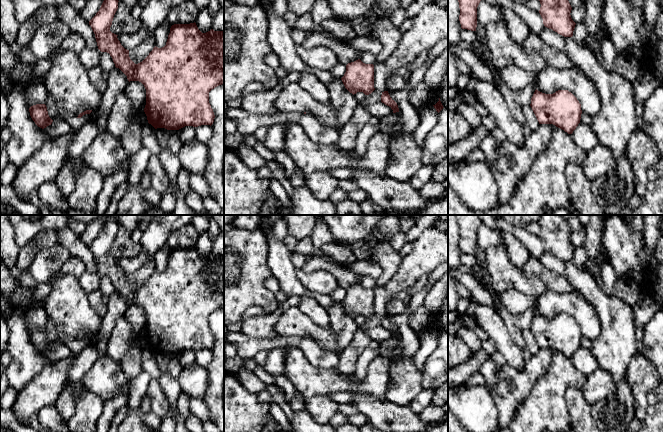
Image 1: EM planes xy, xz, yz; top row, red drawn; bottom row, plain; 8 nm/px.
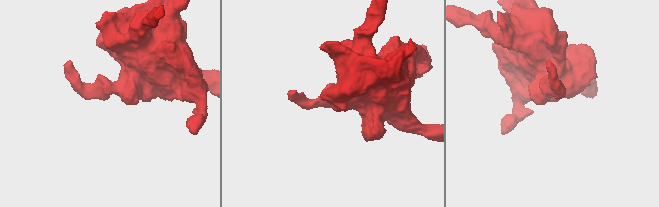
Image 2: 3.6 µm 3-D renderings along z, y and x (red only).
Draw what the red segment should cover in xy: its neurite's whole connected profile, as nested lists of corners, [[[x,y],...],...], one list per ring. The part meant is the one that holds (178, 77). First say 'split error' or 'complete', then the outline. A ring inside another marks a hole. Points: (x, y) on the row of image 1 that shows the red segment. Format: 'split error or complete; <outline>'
complete; [[[104,0],[99,11],[89,21],[98,49],[107,52],[128,81],[139,81],[146,89],[146,105],[144,112],[148,123],[155,129],[179,130],[185,126],[198,127],[212,125],[214,112],[209,103],[209,92],[224,84],[224,30],[211,29],[202,33],[196,23],[174,24],[166,45],[154,47],[149,55],[135,64],[129,57],[116,34],[110,31],[114,15],[118,9],[118,0]]]

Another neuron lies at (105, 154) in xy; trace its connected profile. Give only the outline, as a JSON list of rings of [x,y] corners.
[[[105,130],[86,148],[82,159],[87,166],[105,177],[121,168],[127,171],[129,156],[119,139]]]

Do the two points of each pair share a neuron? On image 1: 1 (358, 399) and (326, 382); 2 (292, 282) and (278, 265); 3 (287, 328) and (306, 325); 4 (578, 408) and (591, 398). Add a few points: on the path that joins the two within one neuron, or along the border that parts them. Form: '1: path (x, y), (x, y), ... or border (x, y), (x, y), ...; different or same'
1: border (352, 391), (367, 393), (376, 398); different
2: path (288, 278), (282, 269); same
3: path (292, 328), (301, 325); same
4: border (581, 389), (584, 399), (590, 405); different

